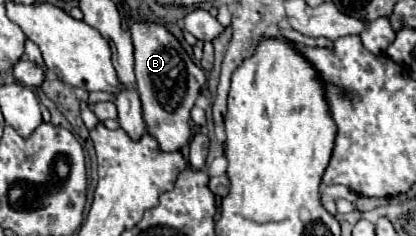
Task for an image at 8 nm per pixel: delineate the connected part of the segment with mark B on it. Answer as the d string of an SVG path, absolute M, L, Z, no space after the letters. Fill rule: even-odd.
M129 19L129 31L135 47L137 93L143 103L143 121L147 125L147 133L157 139L161 151L181 151L191 139L189 111L193 109L199 91L207 81L205 71L195 67L181 43L163 25Z

